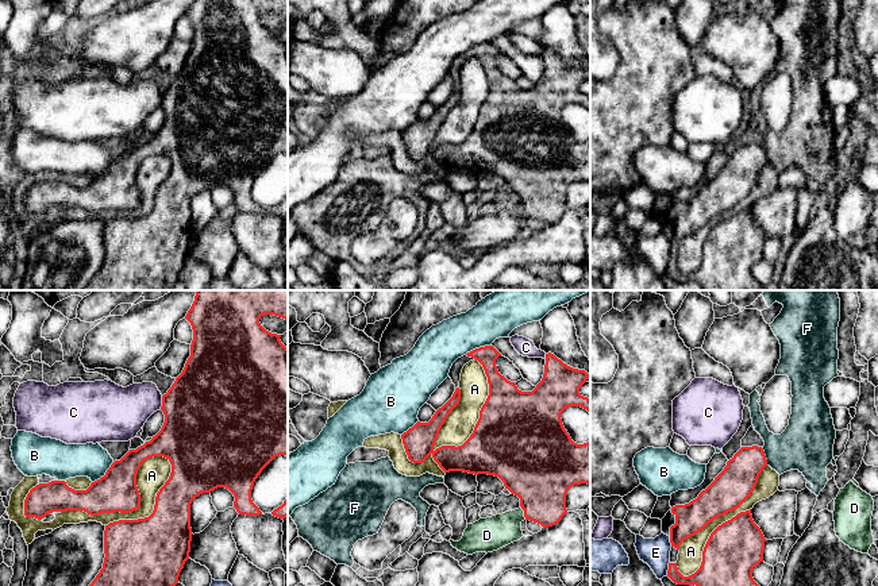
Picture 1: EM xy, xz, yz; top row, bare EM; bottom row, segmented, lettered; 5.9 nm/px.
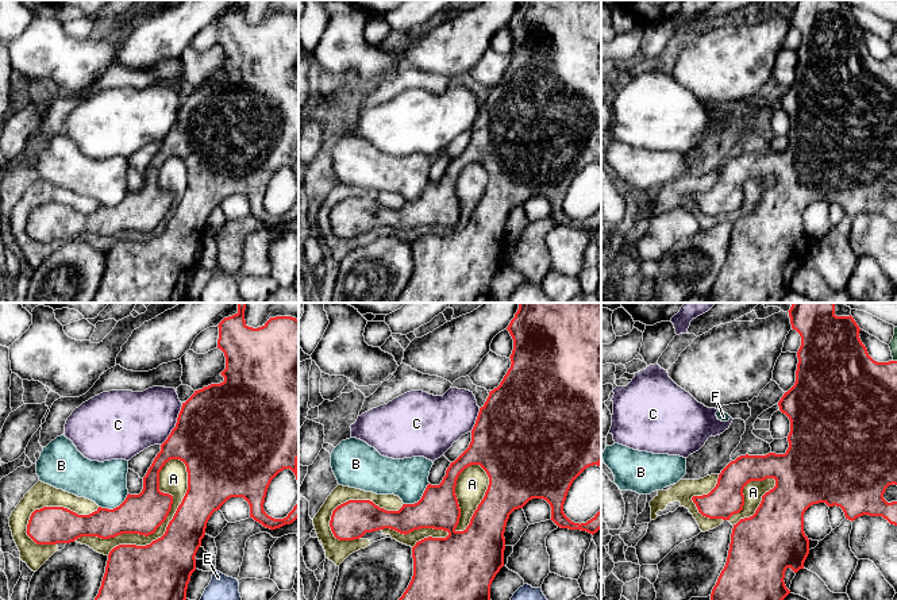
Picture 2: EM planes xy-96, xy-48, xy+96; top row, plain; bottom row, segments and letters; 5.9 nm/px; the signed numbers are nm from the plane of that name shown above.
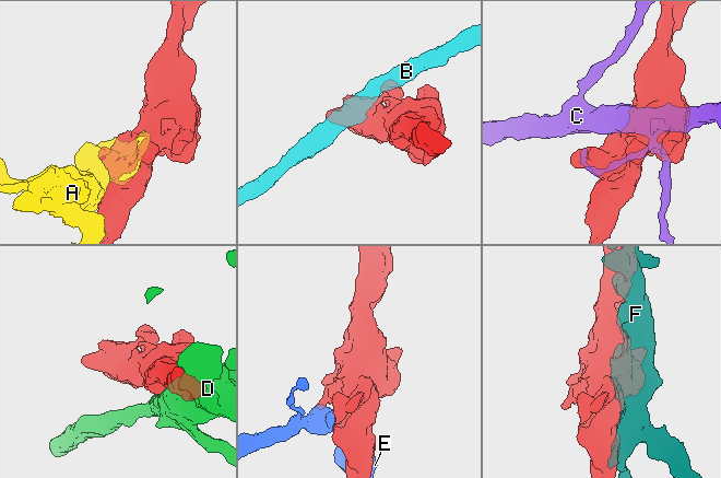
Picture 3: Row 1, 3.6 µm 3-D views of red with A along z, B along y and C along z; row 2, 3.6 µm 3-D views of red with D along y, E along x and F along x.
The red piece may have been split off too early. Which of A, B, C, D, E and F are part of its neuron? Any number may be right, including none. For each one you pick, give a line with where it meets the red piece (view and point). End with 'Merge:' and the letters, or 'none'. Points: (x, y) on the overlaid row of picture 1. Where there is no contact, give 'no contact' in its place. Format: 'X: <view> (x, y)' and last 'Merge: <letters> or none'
Merge: none

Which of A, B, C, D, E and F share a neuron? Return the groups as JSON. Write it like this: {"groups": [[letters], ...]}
{"groups": [["A"], ["B"], ["C"], ["D"], ["E"], ["F"]]}

